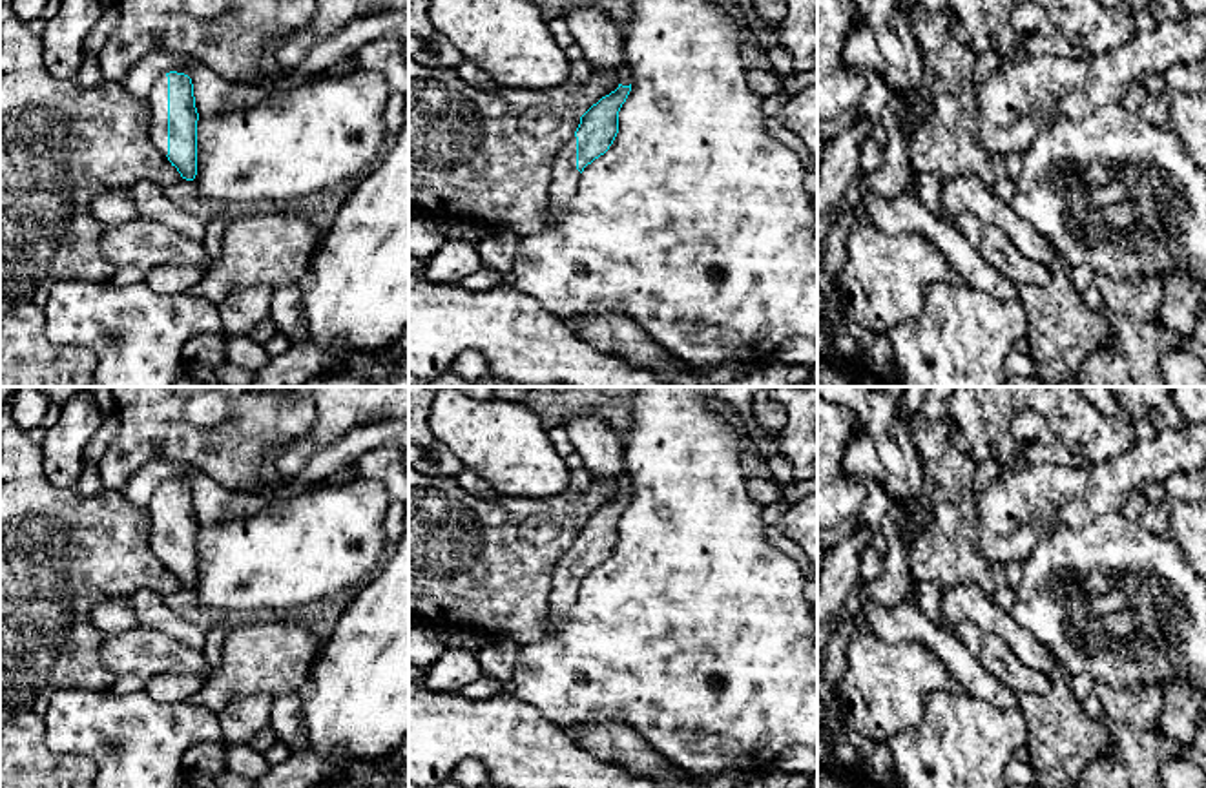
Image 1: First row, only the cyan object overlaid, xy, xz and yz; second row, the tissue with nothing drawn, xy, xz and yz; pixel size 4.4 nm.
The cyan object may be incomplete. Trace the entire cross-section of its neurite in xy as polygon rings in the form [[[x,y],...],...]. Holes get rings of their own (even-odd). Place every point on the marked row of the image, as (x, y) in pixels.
[[[184,73],[161,75],[146,97],[151,111],[150,139],[182,179],[197,175],[197,120],[193,84]]]

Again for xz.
[[[619,84],[582,117],[575,135],[560,148],[553,161],[553,182],[549,186],[549,208],[560,215],[577,195],[580,173],[587,164],[604,155],[619,133],[619,111],[631,91]]]

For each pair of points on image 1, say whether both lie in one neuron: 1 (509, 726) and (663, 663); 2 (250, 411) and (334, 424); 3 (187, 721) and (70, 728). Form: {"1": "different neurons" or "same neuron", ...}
{"1": "different neurons", "2": "different neurons", "3": "same neuron"}

